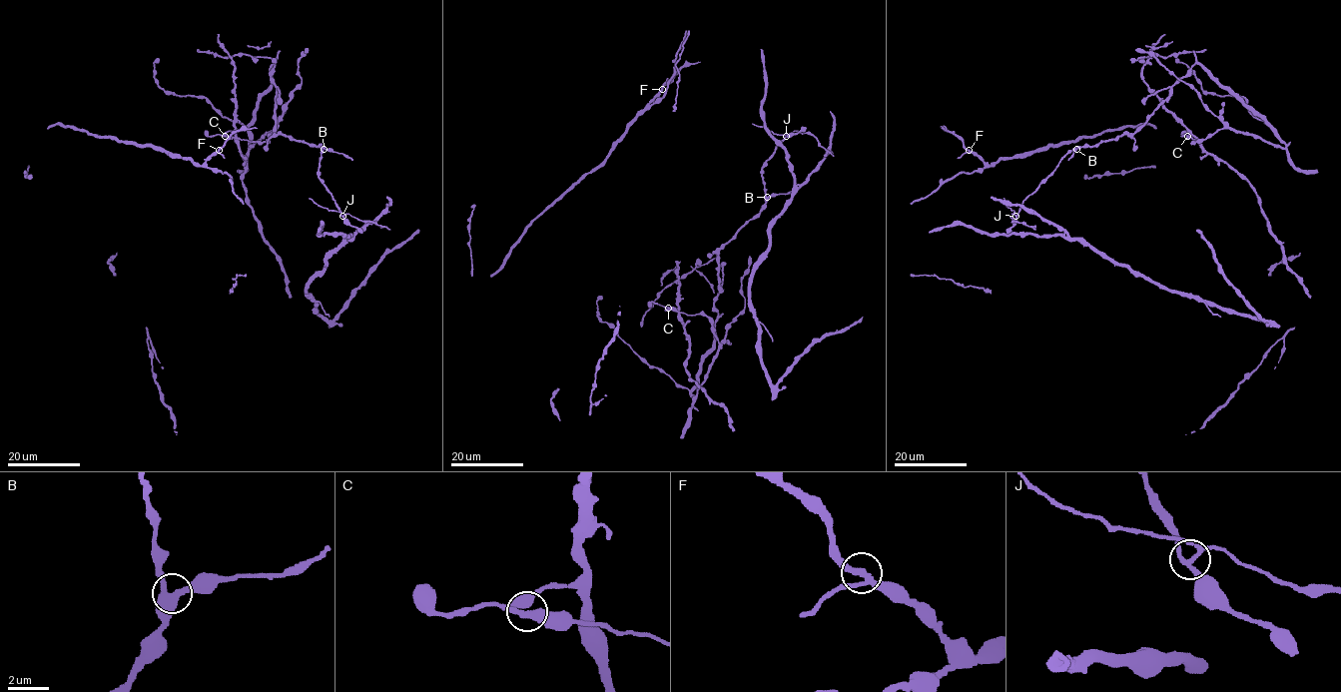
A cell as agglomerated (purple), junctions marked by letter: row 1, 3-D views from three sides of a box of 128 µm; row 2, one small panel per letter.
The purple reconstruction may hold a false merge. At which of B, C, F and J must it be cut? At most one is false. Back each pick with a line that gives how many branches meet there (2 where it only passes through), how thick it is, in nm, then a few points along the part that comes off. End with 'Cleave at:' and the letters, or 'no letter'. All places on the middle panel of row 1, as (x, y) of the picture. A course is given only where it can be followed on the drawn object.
J: 4 branches meet; 220 nm thick; foreign part runs (787, 136), (795, 131), (810, 133), (833, 156)
Cleave at: J

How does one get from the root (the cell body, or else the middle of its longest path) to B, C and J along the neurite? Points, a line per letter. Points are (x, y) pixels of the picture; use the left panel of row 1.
B: (304, 141), (324, 149)
C: (304, 141), (276, 134), (274, 63), (271, 86), (248, 128), (249, 147), (273, 132), (265, 142), (225, 136)
J: (304, 141), (322, 147), (319, 179), (343, 216)

